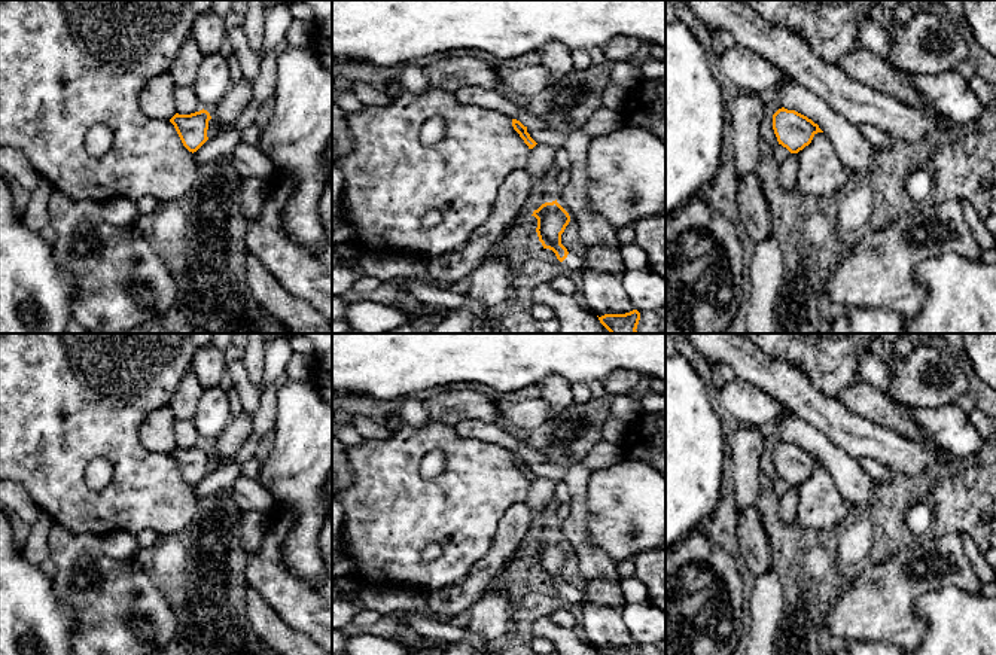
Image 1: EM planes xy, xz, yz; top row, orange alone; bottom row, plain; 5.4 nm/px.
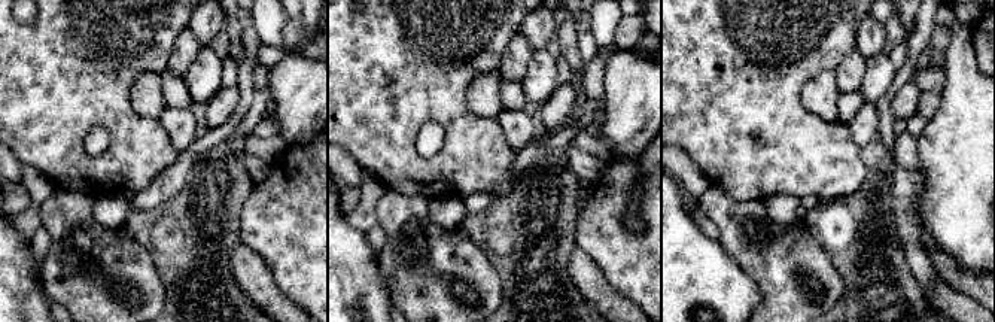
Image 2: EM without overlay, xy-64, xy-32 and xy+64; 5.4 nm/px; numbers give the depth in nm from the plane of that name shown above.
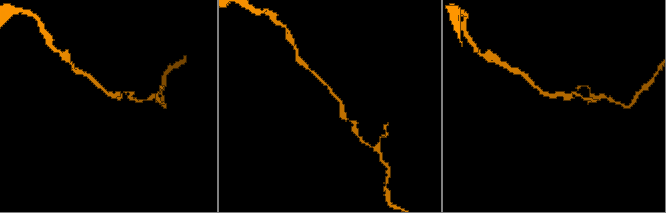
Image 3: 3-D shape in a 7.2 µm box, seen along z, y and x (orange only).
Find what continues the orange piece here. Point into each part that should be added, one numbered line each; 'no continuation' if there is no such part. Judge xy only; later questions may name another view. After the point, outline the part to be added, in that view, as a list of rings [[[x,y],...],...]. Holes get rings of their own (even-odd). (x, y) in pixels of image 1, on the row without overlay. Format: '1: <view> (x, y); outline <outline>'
no continuation

